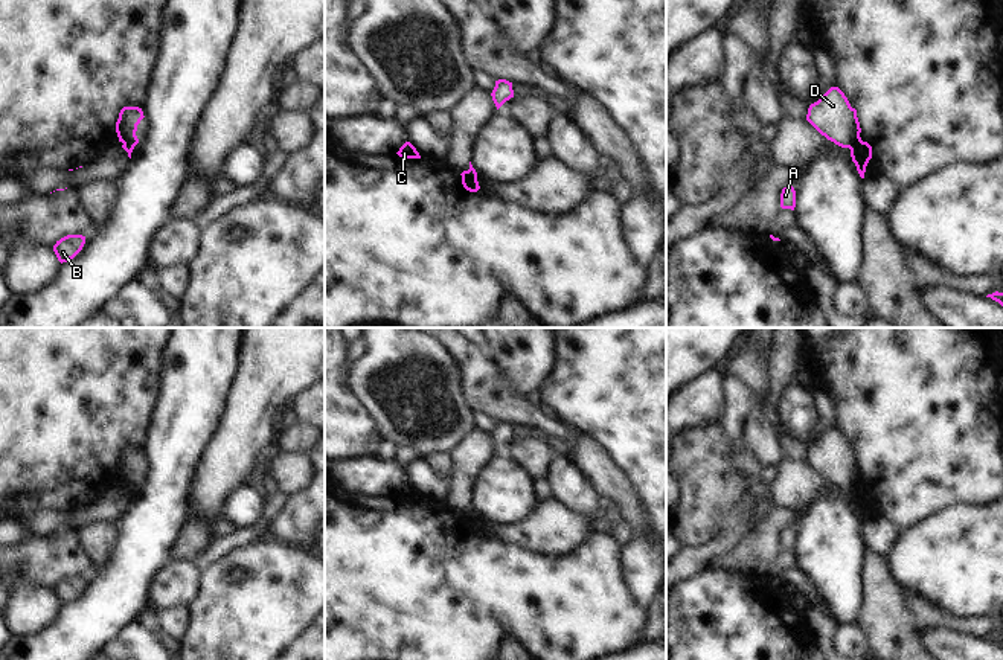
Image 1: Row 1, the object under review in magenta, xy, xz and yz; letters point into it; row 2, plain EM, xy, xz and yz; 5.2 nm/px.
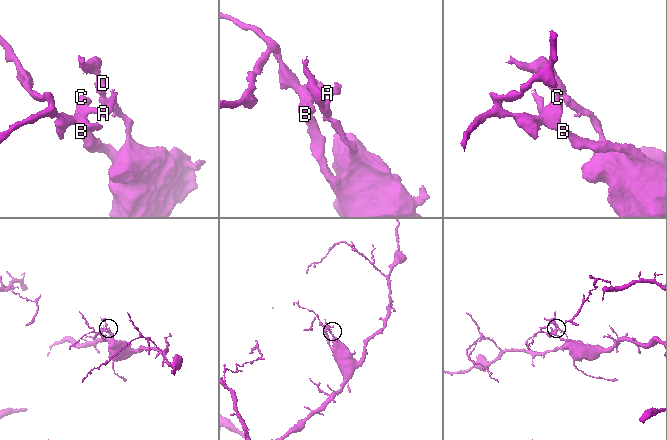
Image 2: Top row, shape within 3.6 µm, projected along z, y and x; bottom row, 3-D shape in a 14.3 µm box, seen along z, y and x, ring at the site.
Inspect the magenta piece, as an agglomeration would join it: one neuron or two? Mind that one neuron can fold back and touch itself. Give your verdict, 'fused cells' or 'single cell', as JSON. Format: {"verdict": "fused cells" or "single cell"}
{"verdict": "fused cells"}

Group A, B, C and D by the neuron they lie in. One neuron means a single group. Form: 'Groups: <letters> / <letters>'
Groups: A B C / D.

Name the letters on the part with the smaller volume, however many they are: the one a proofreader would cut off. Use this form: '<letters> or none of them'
D

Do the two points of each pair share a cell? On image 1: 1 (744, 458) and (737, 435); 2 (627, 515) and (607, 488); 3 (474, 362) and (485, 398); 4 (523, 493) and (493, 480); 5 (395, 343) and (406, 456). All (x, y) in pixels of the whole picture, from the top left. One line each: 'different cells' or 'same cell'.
1: same cell
2: same cell
3: same cell
4: same cell
5: different cells

